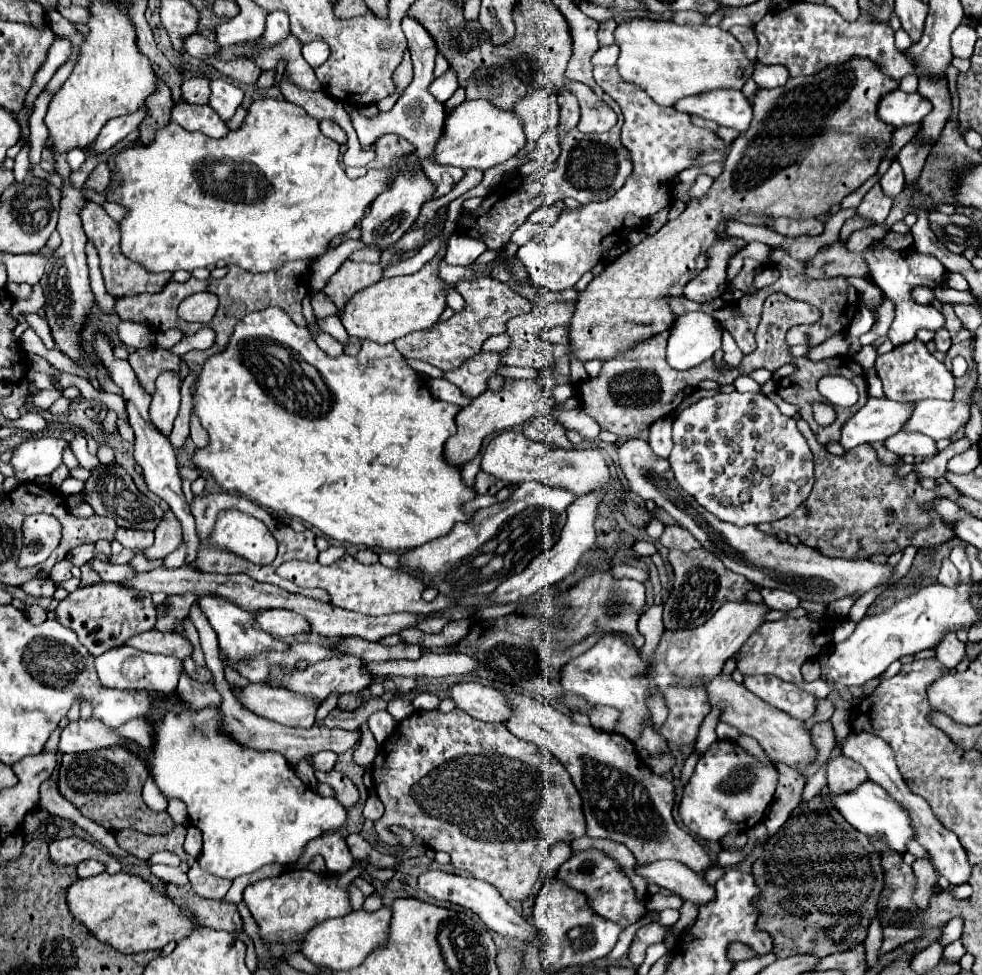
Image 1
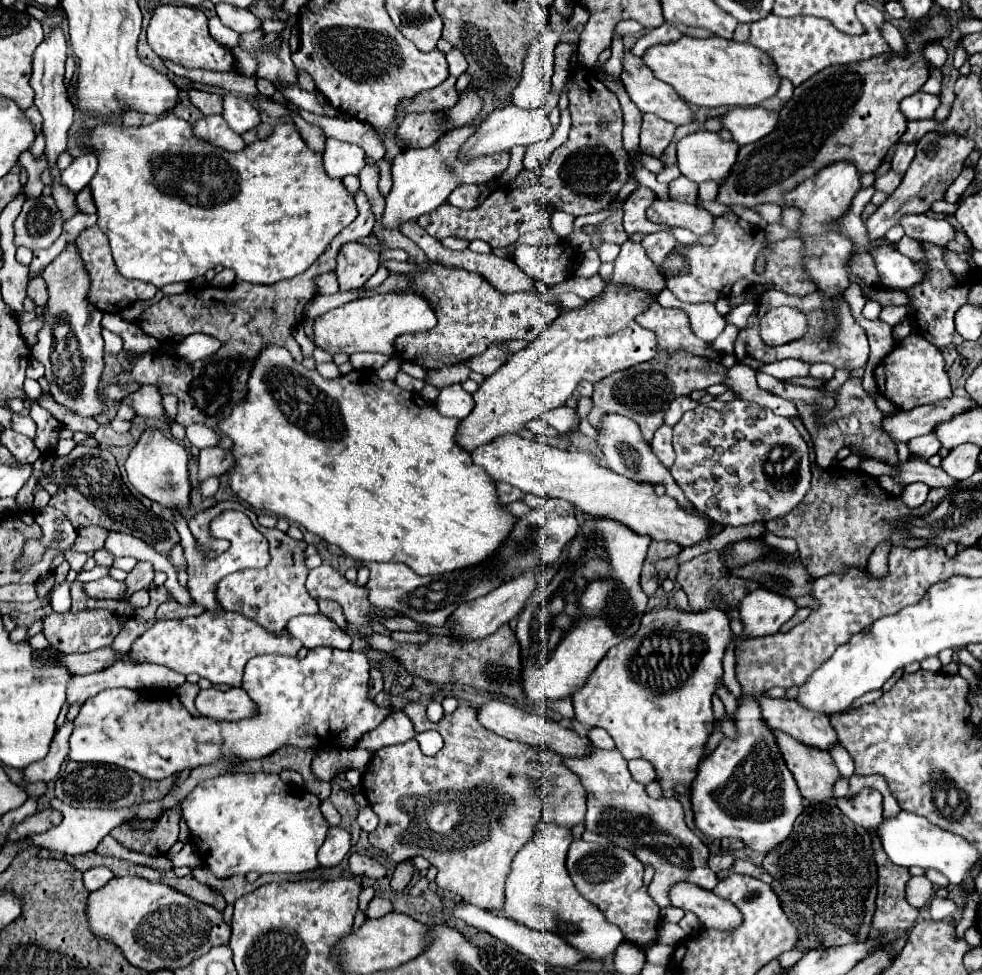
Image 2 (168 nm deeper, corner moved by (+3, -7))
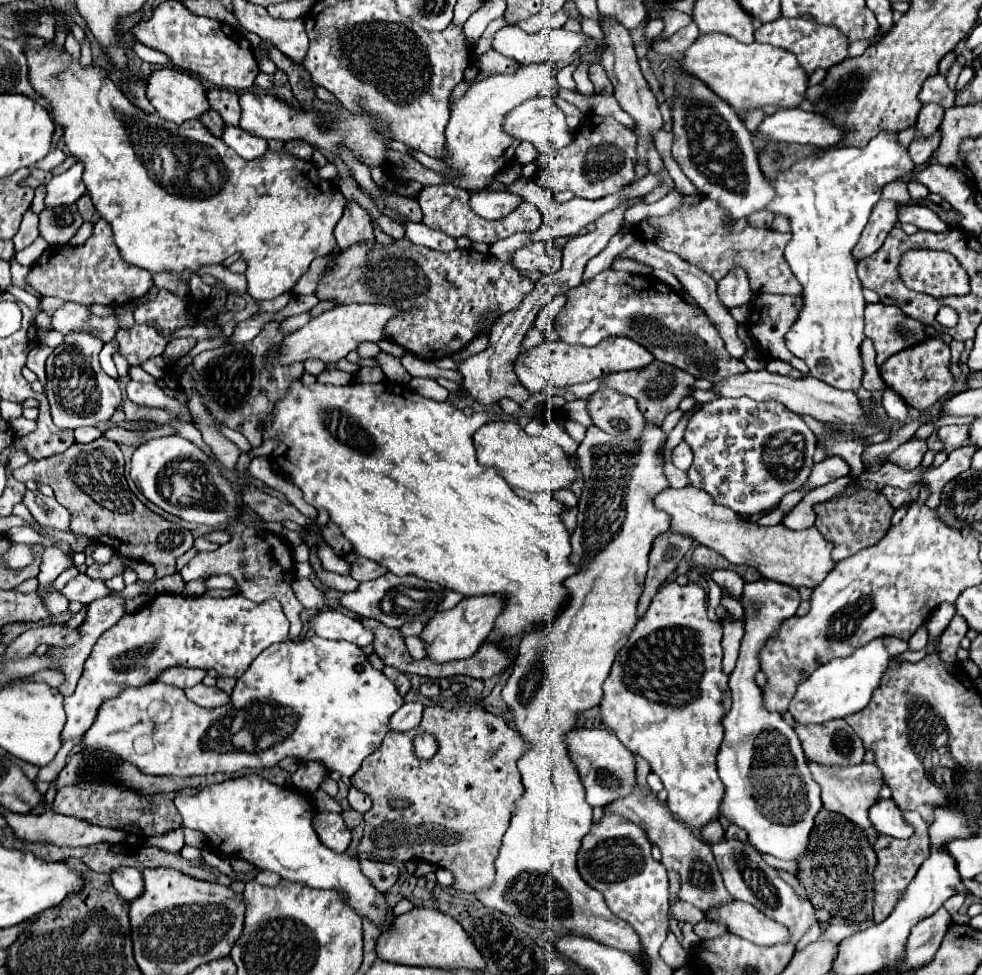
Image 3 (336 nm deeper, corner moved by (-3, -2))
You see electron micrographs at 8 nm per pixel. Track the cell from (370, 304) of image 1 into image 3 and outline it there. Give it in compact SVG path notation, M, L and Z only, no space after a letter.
M350 303L350 305L340 305L330 311L324 311L322 315L310 319L304 327L298 331L290 333L286 341L282 341L278 353L280 353L280 363L294 363L294 361L306 361L310 357L322 359L326 365L332 365L340 359L344 359L350 351L358 349L360 343L372 341L378 343L384 339L384 327L392 317L398 317L402 309L394 305L382 305L382 303Z

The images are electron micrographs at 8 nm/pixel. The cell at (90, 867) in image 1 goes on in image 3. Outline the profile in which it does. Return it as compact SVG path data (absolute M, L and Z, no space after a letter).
M120 867L110 871L110 881L112 887L118 889L118 893L126 899L132 901L132 897L138 897L142 893L142 873L132 867Z

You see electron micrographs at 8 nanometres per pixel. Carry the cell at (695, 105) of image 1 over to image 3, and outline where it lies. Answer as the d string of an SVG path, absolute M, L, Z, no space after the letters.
M778 109L776 113L766 115L756 133L768 137L770 141L810 143L816 147L836 145L844 135L842 129L834 127L826 117L802 109Z

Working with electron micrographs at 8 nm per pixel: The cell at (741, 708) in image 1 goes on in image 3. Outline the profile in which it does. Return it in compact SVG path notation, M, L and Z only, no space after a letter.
M808 759L808 769L812 773L812 779L820 785L822 789L822 803L824 803L824 809L830 809L830 811L836 811L836 813L842 813L844 817L848 817L850 821L854 821L856 825L862 825L870 837L870 841L874 841L878 837L878 833L874 831L874 827L870 825L870 819L868 819L868 809L874 801L878 801L878 791L880 791L880 785L884 783L882 779L882 773L880 769L870 763L862 763L862 765L848 765L848 767L838 767L838 765L822 765L822 763L816 763L816 761L810 761Z

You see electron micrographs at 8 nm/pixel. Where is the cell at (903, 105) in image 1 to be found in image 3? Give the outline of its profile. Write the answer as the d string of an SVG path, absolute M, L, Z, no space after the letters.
M940 73L934 75L934 77L930 77L930 79L926 79L924 85L922 85L922 91L918 95L918 99L920 99L922 105L926 105L926 103L938 103L944 109L954 107L954 97L956 97L955 91L952 91L946 85L944 75L940 75Z

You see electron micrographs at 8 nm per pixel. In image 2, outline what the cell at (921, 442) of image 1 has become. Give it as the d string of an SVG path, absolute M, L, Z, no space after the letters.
M926 434L926 436L918 436L918 438L912 438L908 442L908 448L914 456L922 458L922 460L928 460L930 456L938 454L940 452L940 440L934 436L934 434Z

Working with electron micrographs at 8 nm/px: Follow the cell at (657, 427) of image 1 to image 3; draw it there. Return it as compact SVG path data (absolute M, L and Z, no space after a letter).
M684 441L674 447L674 451L672 451L672 461L674 461L674 465L676 465L678 469L682 469L682 471L686 471L686 469L690 467L690 463L692 463L692 451L690 451L690 447L688 447Z

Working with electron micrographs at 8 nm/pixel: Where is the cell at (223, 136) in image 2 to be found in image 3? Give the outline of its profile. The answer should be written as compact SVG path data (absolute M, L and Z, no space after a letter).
M224 125L224 129L222 129L222 141L228 147L232 147L244 159L262 157L262 153L266 153L266 149L268 149L266 139L254 137L250 133L246 133L244 129L238 129L238 127L232 127L232 125Z

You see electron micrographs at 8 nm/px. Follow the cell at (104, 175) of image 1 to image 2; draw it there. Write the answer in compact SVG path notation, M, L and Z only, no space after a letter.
M84 188L82 192L76 194L76 208L84 214L96 214L96 206L92 202L92 194L90 194L90 188Z

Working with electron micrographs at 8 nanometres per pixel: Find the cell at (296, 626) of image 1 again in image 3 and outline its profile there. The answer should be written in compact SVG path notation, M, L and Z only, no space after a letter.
M318 611L310 617L308 627L322 639L336 639L336 641L350 641L358 647L366 647L372 643L374 635L360 625L358 619L348 617L340 611Z

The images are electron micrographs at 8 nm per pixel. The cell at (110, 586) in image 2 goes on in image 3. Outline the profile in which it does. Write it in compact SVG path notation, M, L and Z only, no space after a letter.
M86 573L78 575L76 579L72 579L62 593L70 599L70 601L78 601L82 605L90 605L92 601L110 595L110 589L106 587L104 579L92 579Z

